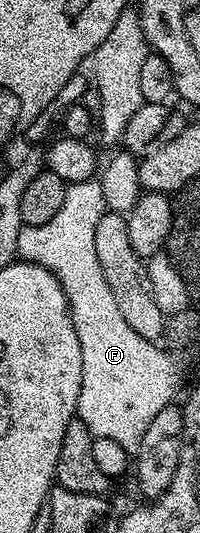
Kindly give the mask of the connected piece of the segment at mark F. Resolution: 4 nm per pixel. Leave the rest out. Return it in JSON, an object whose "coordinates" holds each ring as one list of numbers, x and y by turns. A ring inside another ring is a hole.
{"coordinates":[[91,182,76,183,66,186,64,207,56,211,53,219,39,225,23,225,18,236,17,256,33,265,42,265,57,275,62,282,62,290,70,304,72,323,76,327,76,335,80,339,80,355,84,359,84,375,80,387,78,412,76,414,88,427,94,438,113,439,133,455,140,447,140,439,144,439,144,431,152,424,152,419,159,411,164,411,174,400,178,388,182,385,182,373,178,365,159,346,148,339,140,339,132,327,128,327,124,315,120,315,120,307,116,307,116,298,108,287,108,279,104,279,104,271,100,271,100,259,96,259,96,223,97,212,90,210]]}

